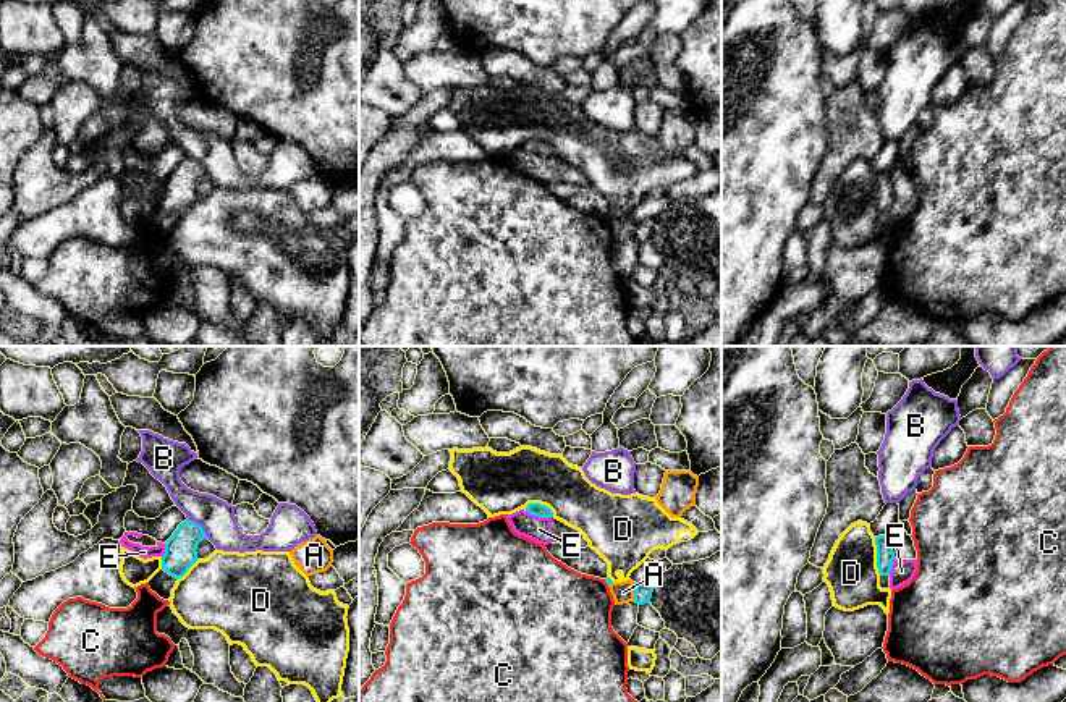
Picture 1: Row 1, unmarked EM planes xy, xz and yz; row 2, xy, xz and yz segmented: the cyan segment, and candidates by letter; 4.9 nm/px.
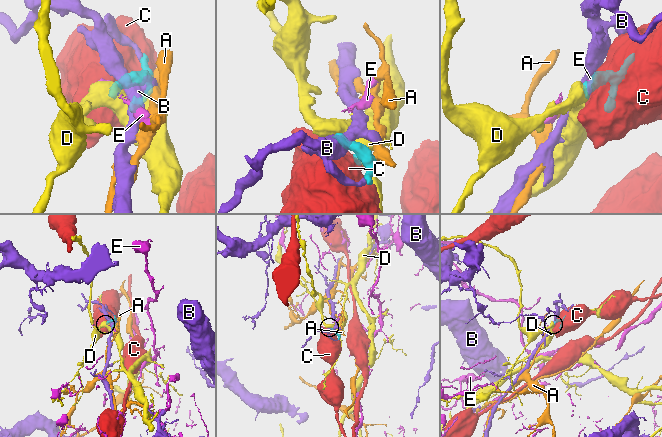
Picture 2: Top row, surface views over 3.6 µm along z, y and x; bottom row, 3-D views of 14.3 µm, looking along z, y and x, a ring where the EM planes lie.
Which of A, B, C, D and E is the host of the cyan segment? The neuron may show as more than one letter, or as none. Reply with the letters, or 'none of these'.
none of these

